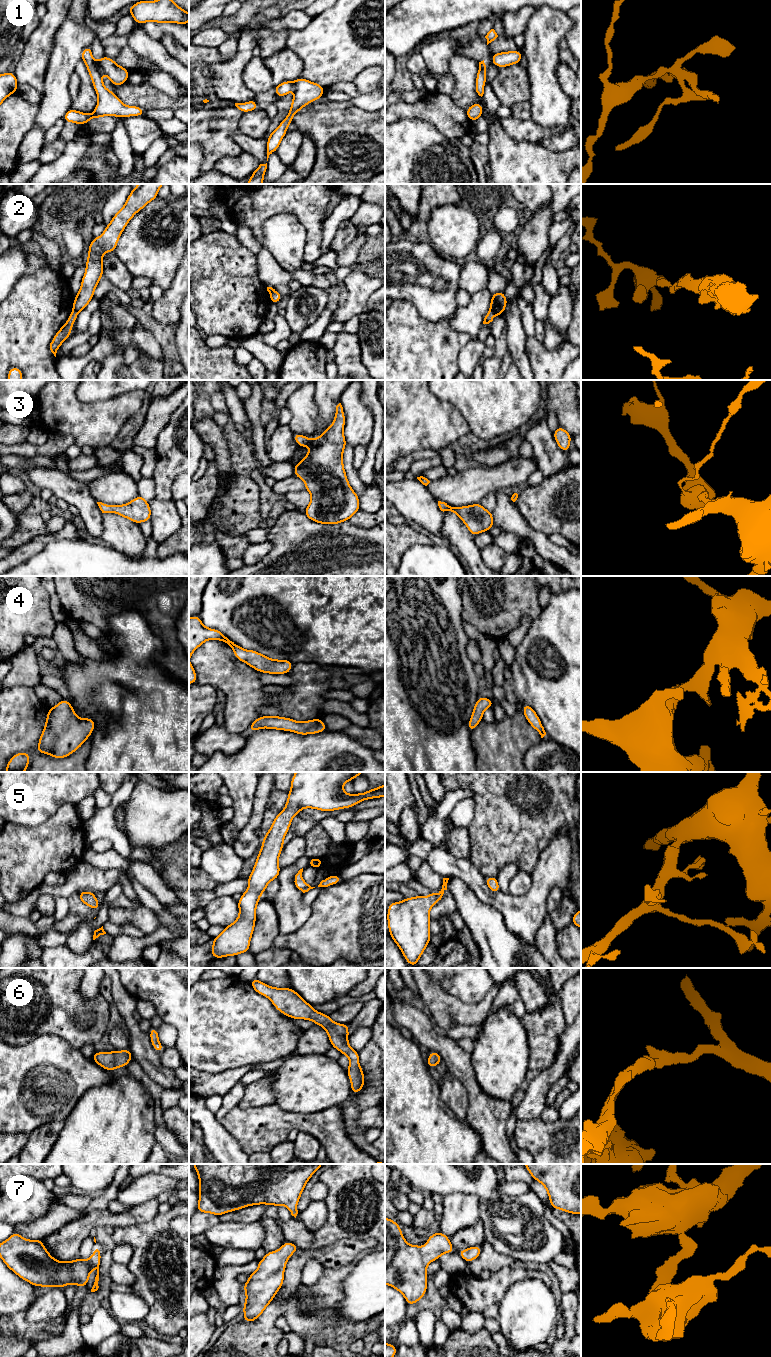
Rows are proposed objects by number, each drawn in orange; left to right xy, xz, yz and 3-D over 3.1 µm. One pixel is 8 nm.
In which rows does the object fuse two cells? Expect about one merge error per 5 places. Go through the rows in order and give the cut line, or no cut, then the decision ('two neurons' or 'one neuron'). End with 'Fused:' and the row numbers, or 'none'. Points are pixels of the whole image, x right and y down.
1: xy (96, 62), (100, 69) | two neurons
2: yz (490, 309), (495, 314) | two neurons
3: no cut | one neuron
4: no cut | one neuron
5: no cut | one neuron
6: no cut | one neuron
7: no cut | one neuron
Fused: 1, 2

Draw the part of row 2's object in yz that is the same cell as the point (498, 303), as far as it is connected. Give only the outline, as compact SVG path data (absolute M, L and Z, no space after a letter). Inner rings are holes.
M496 292L492 294L490 310L495 315L502 315L505 311L506 304L508 300L504 294L504 292Z

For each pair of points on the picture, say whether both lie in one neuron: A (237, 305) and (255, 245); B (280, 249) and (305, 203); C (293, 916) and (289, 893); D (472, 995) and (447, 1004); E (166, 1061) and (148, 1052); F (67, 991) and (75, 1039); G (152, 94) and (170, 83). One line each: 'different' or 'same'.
A: different
B: different
C: same
D: different
E: different
F: same
G: different

